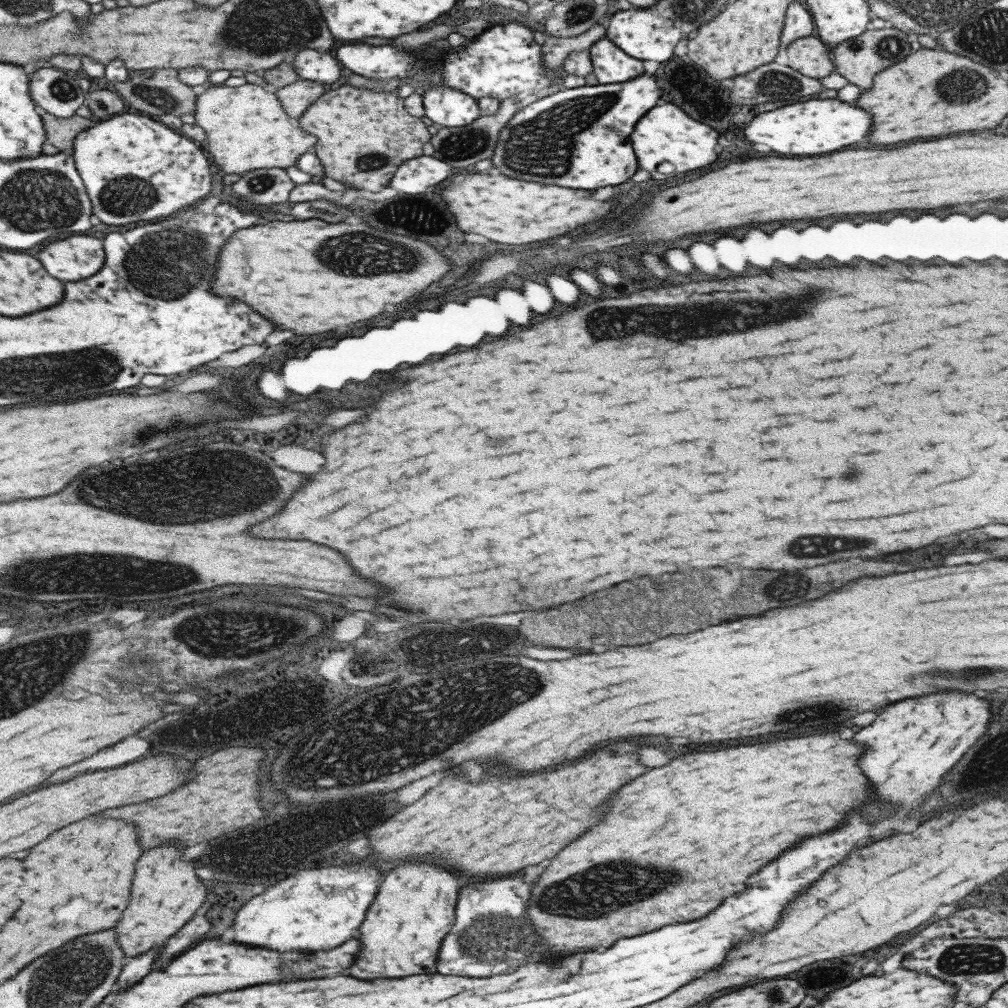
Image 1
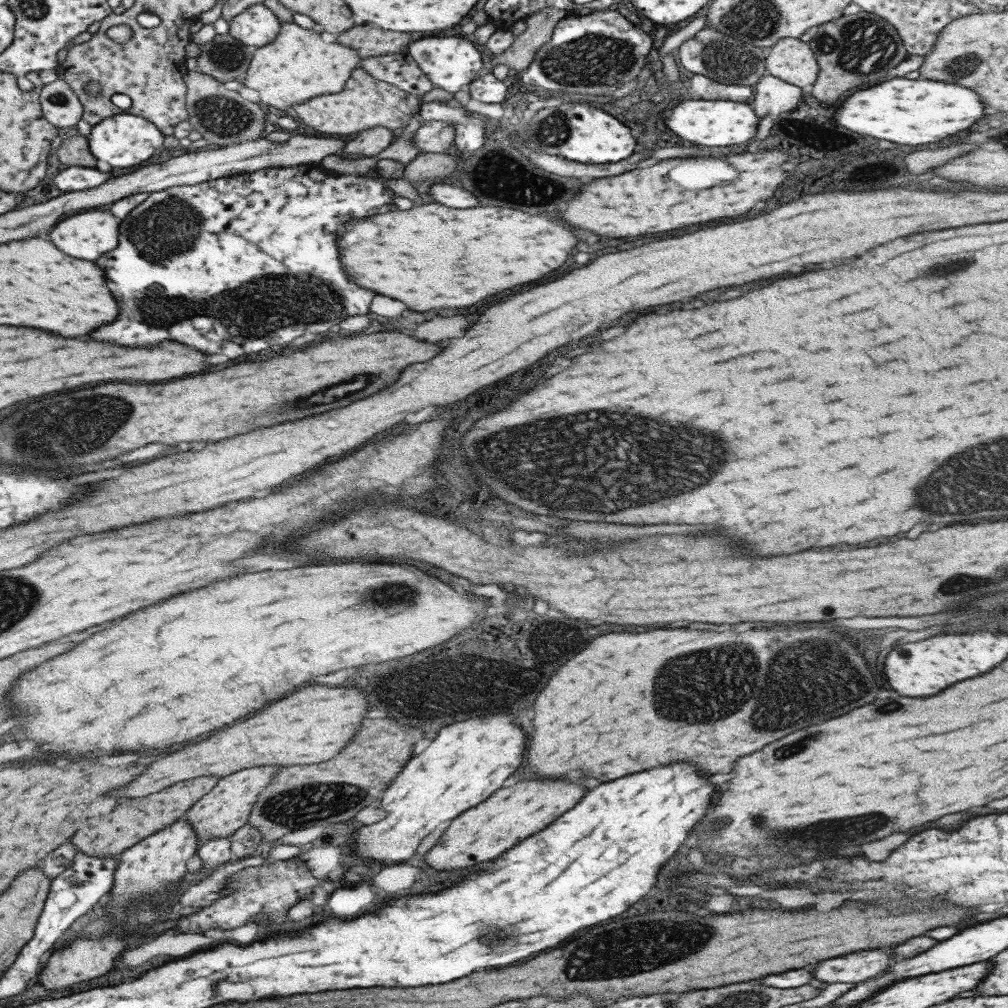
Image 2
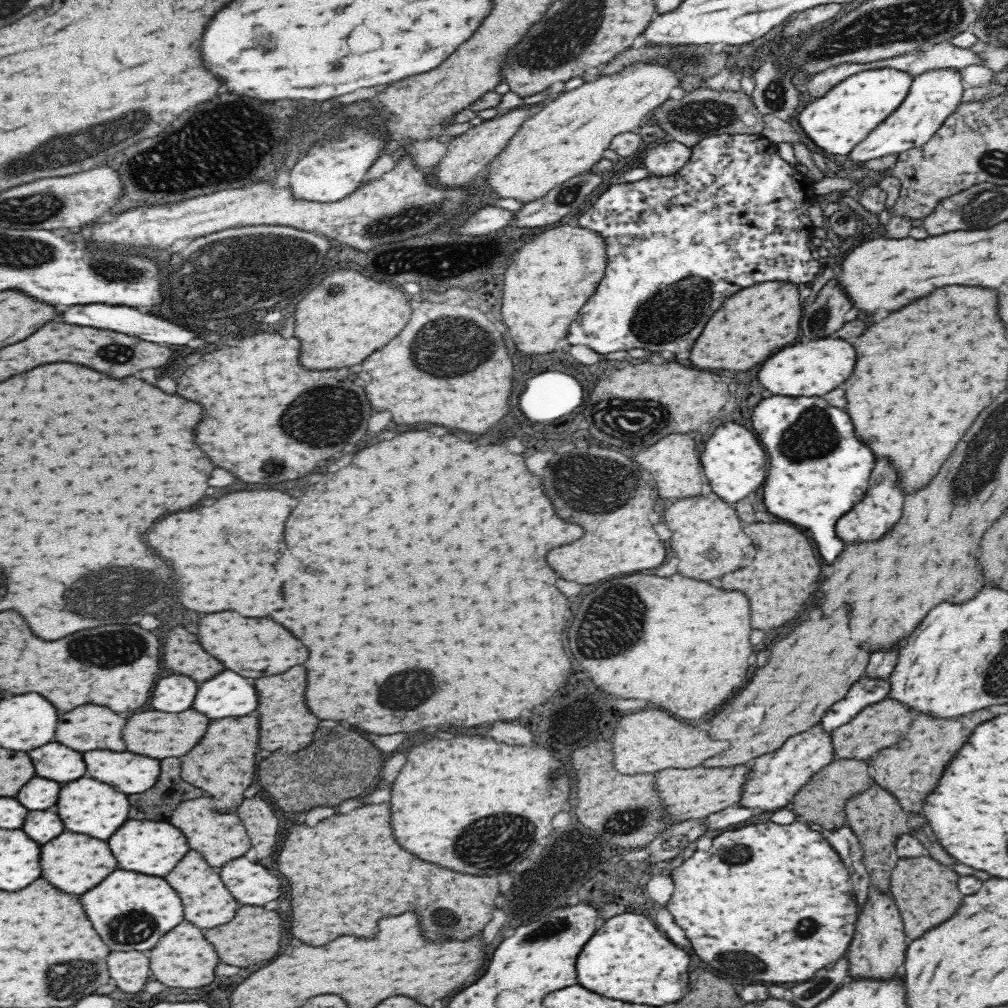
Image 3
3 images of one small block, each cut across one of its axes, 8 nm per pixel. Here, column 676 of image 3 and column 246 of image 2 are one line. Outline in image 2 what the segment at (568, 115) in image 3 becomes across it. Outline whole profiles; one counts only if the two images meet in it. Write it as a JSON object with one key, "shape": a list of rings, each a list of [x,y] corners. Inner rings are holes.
{"shape":[[[293,22],[280,23],[275,38],[253,52],[245,76],[239,81],[257,92],[258,102],[285,110],[314,96],[341,92],[360,59],[348,46],[337,41],[323,42],[318,31],[304,29]]]}

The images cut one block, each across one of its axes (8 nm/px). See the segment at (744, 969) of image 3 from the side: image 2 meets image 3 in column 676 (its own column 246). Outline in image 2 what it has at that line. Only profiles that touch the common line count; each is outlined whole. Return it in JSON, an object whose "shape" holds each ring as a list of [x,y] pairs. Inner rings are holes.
{"shape":[[[273,860],[273,862],[263,862],[253,868],[243,868],[237,870],[231,880],[229,880],[229,896],[225,898],[217,898],[215,902],[211,902],[209,906],[199,908],[197,912],[183,916],[177,920],[175,930],[183,932],[183,934],[201,934],[203,930],[215,930],[215,928],[223,928],[223,930],[233,930],[239,928],[251,920],[257,920],[259,914],[265,914],[269,920],[285,916],[287,910],[297,902],[297,900],[311,900],[315,906],[323,906],[325,898],[339,886],[345,886],[347,880],[341,876],[339,882],[327,882],[323,884],[323,880],[317,880],[309,874],[309,870],[303,864],[304,860]]]}

